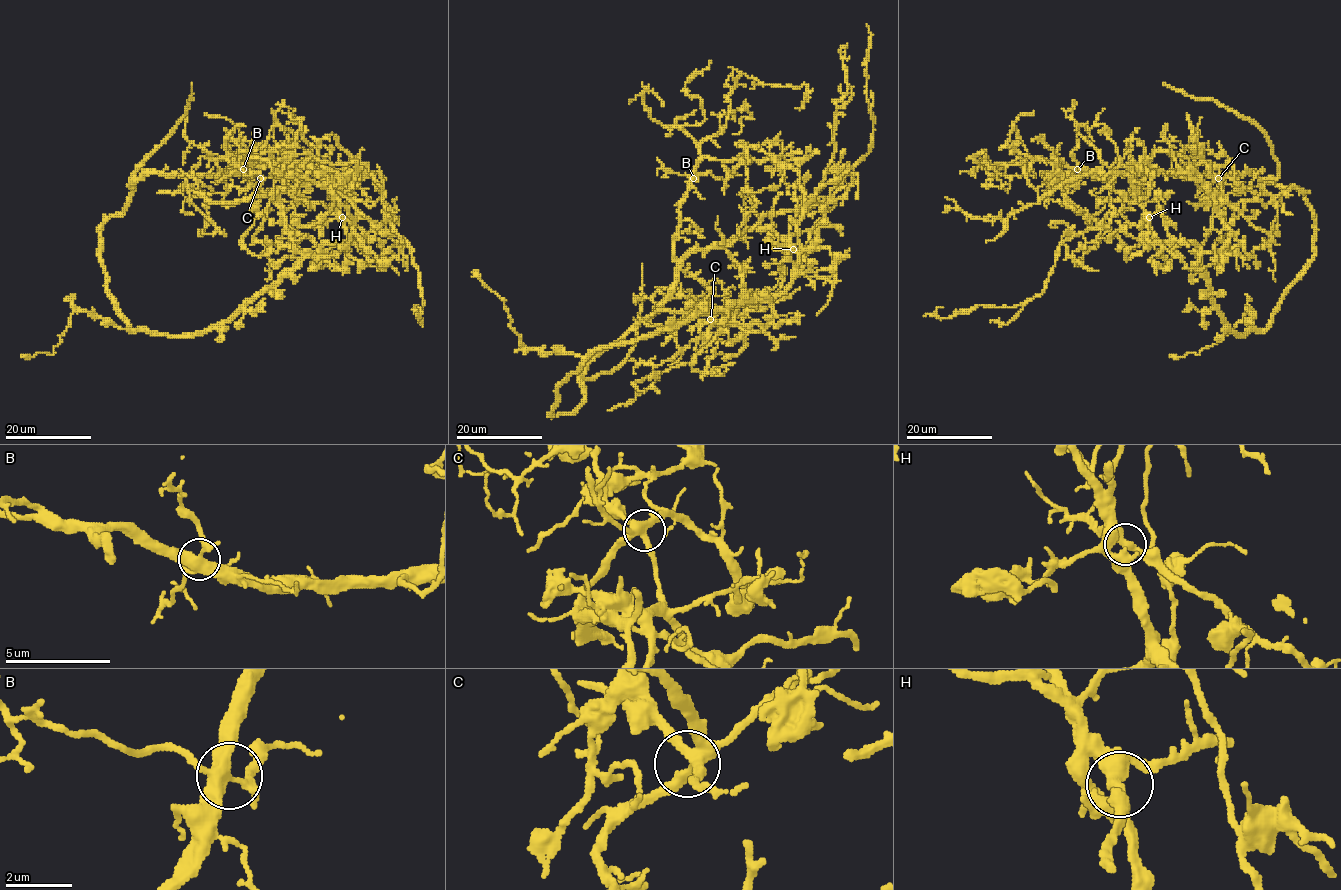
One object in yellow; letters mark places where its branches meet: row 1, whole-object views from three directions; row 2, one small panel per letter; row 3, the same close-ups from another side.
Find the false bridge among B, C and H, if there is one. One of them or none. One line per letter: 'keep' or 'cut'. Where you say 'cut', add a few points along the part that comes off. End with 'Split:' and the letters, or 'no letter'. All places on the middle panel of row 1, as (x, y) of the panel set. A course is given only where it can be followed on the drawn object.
B: keep
C: keep
H: keep
Split: no letter

